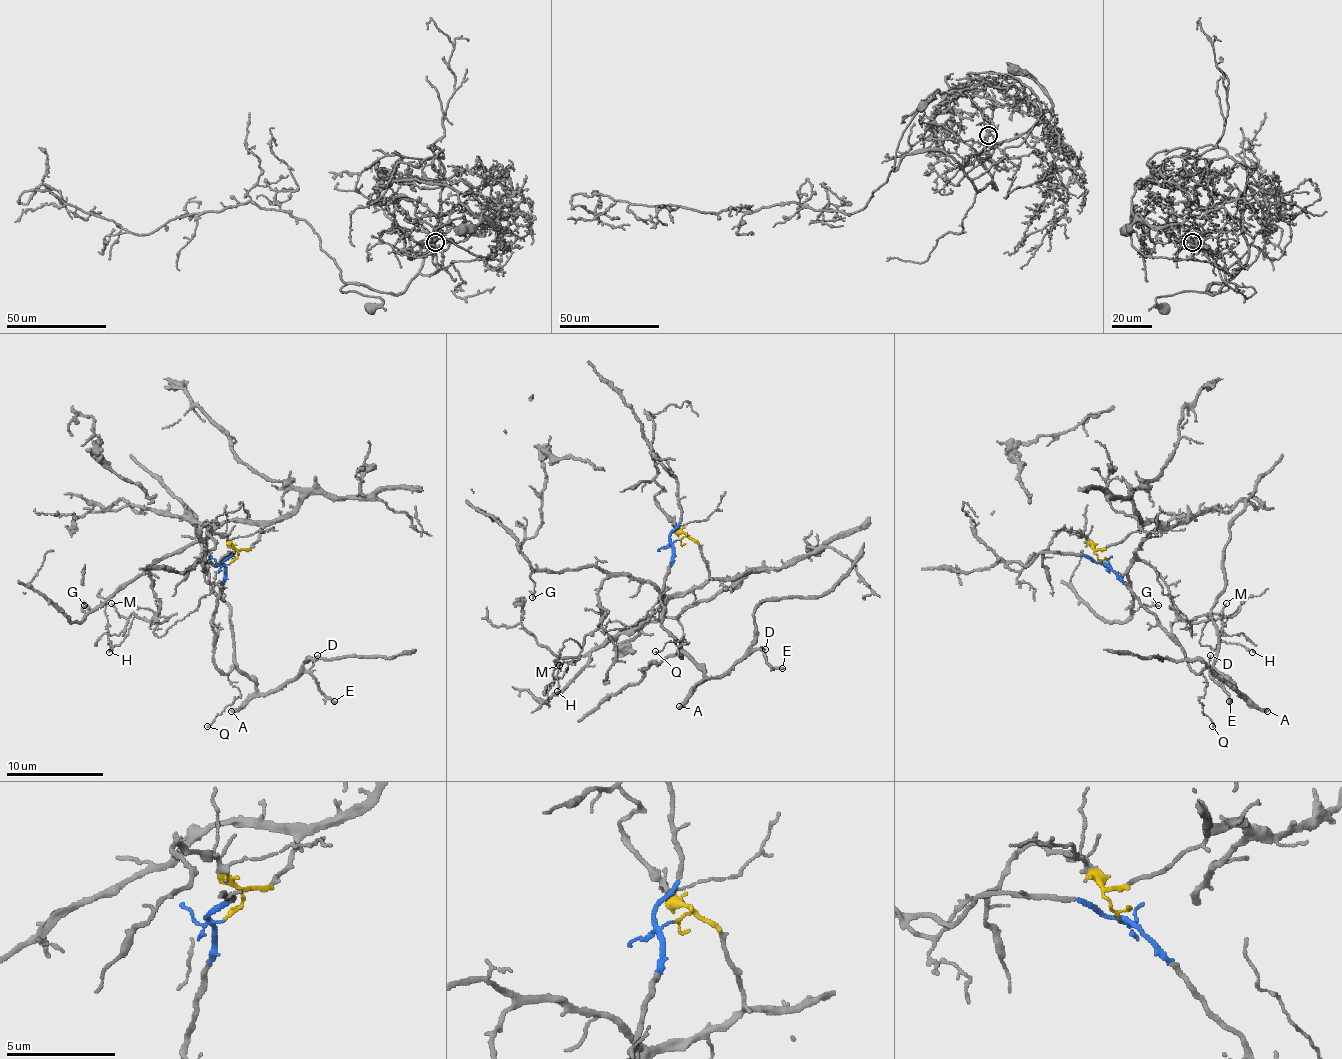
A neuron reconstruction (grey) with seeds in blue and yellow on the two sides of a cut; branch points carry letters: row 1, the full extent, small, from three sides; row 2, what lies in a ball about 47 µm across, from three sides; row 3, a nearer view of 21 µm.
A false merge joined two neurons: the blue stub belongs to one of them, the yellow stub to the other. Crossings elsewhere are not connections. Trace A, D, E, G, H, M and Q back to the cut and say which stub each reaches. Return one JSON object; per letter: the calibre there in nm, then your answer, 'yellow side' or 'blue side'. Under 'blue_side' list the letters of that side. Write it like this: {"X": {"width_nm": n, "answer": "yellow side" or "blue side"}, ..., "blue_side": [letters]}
{"A": {"width_nm": 340, "answer": "blue side"}, "D": {"width_nm": 90, "answer": "blue side"}, "E": {"width_nm": 150, "answer": "blue side"}, "G": {"width_nm": 160, "answer": "yellow side"}, "H": {"width_nm": 130, "answer": "yellow side"}, "M": {"width_nm": 110, "answer": "yellow side"}, "Q": {"width_nm": 90, "answer": "blue side"}, "blue_side": ["A", "D", "E", "Q"]}

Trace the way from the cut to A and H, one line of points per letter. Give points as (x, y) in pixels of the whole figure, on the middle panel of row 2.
A: (676, 539), (662, 593), (662, 624), (703, 670), (700, 682), (679, 707)
H: (676, 539), (698, 544), (703, 583), (664, 595), (606, 578), (606, 617), (582, 646), (565, 641), (557, 692)

